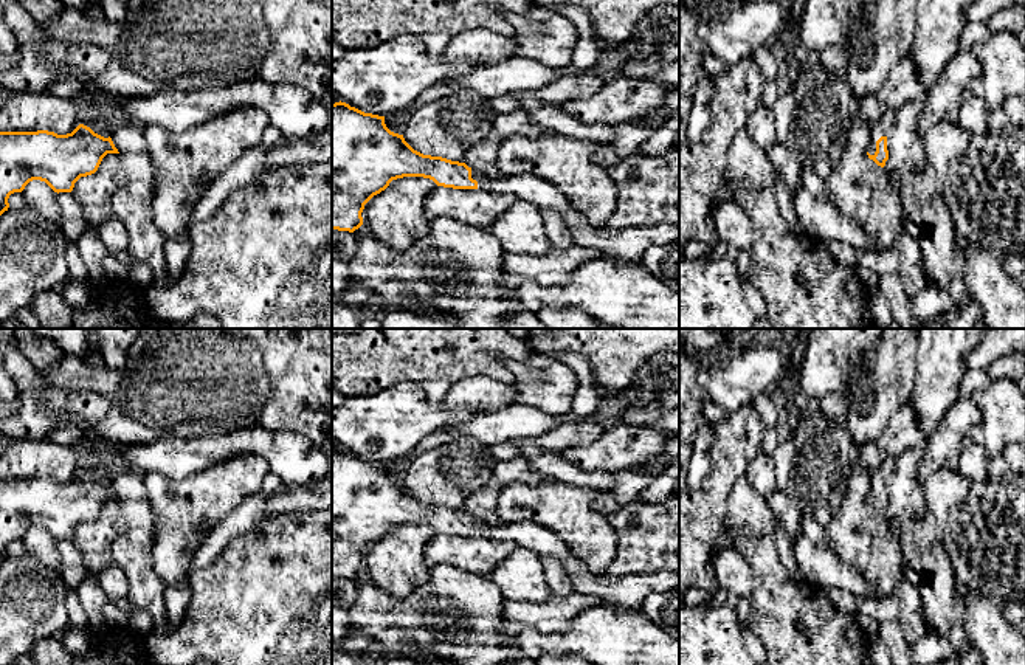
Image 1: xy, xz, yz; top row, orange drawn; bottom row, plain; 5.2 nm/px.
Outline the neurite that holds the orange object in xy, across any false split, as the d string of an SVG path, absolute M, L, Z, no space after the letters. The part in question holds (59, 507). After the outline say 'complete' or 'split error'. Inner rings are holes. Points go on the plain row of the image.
M84 471L67 482L0 479L0 563L9 555L9 543L33 527L45 529L57 541L71 539L81 524L98 518L107 501L119 501L112 485Z; complete

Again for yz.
M887 457L868 473L870 473L870 491L867 496L867 502L878 513L890 518L887 482L895 473L895 457Z; split error

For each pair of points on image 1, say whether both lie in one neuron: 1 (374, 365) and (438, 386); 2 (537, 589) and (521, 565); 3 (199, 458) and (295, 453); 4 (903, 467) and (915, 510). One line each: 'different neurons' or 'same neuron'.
1: different neurons
2: same neuron
3: same neuron
4: same neuron

